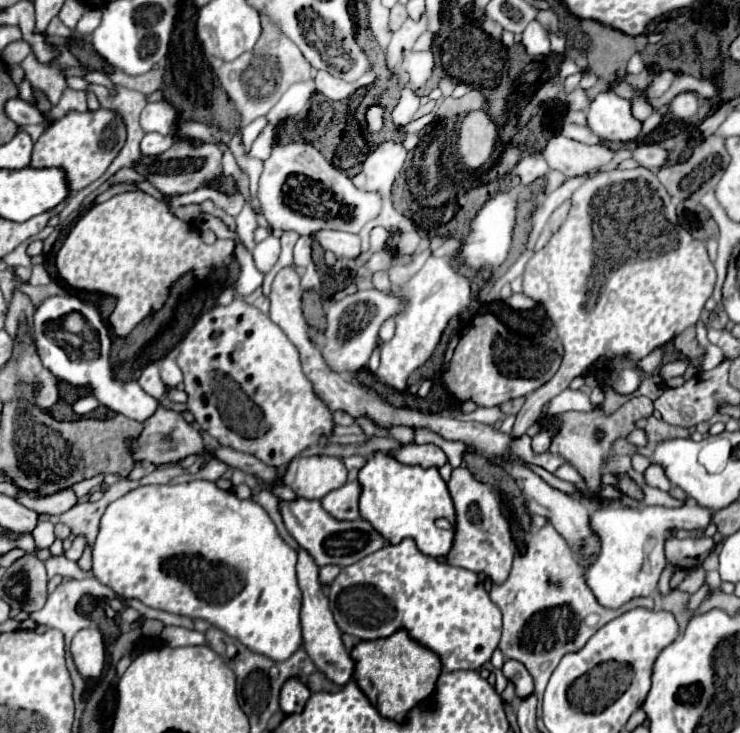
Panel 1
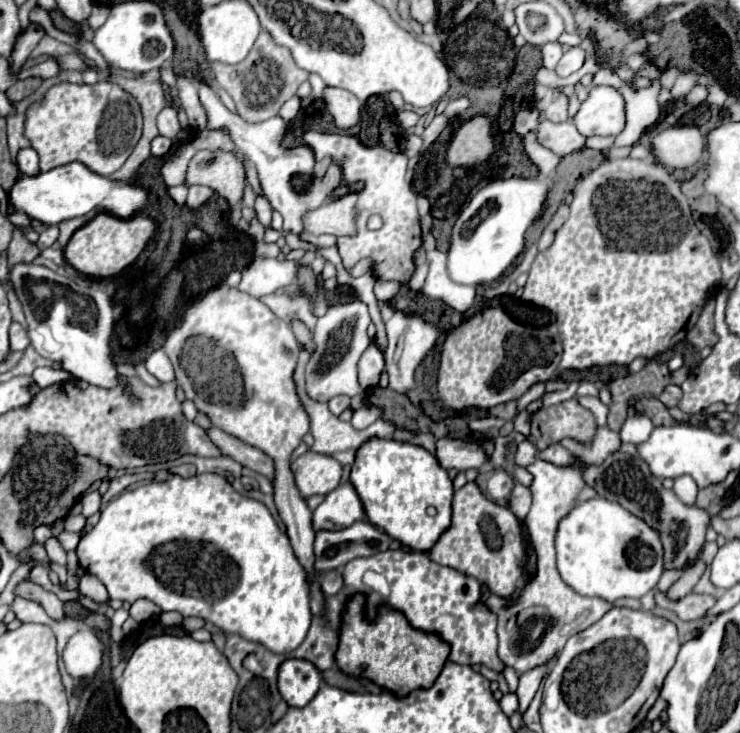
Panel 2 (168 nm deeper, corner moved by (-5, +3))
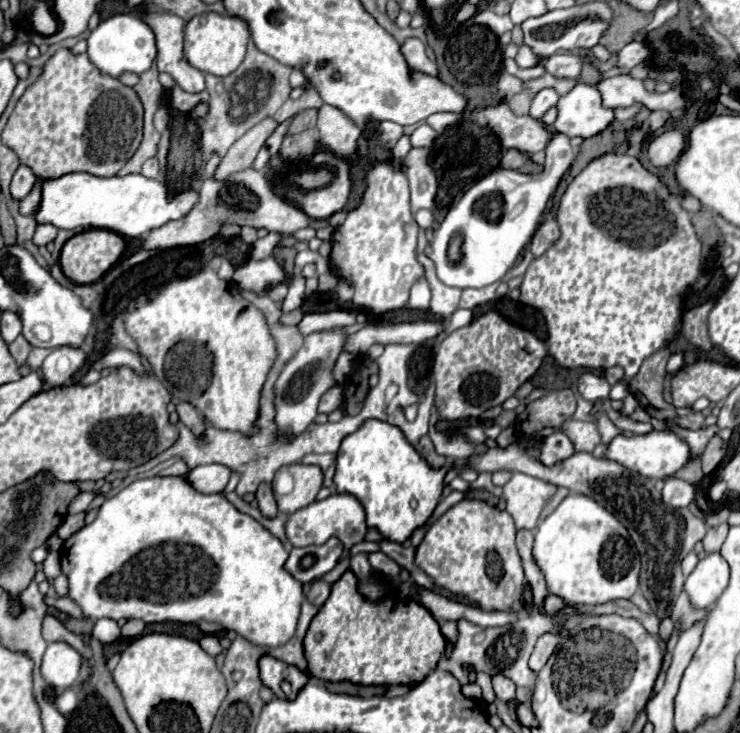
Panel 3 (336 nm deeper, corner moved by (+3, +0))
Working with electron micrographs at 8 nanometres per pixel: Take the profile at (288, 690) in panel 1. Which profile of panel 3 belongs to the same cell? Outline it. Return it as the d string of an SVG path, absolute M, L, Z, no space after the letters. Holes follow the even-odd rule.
M270 655L260 657L260 679L280 699L294 699L308 681L308 677L296 667Z

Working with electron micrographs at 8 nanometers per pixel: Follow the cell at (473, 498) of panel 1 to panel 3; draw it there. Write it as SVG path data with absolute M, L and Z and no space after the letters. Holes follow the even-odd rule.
M462 499L450 507L416 547L416 565L432 577L436 587L462 595L482 611L508 611L526 585L520 555L516 551L516 527L506 511L476 499Z

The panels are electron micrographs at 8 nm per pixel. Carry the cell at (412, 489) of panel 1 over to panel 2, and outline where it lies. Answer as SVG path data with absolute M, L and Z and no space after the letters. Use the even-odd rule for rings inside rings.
M372 438L358 448L350 480L364 504L368 522L388 532L402 546L428 552L448 530L452 516L452 480L422 446ZM430 506L438 510L436 516L426 512Z

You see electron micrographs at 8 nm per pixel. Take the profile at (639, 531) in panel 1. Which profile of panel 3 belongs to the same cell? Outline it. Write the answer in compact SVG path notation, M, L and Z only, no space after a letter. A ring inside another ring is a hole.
M570 493L546 519L538 523L538 527L534 529L532 557L546 577L548 593L562 597L566 603L596 605L614 599L630 599L638 589L640 555L630 543L626 527L610 511L606 511L602 505L598 505L594 499L588 499L586 495Z

